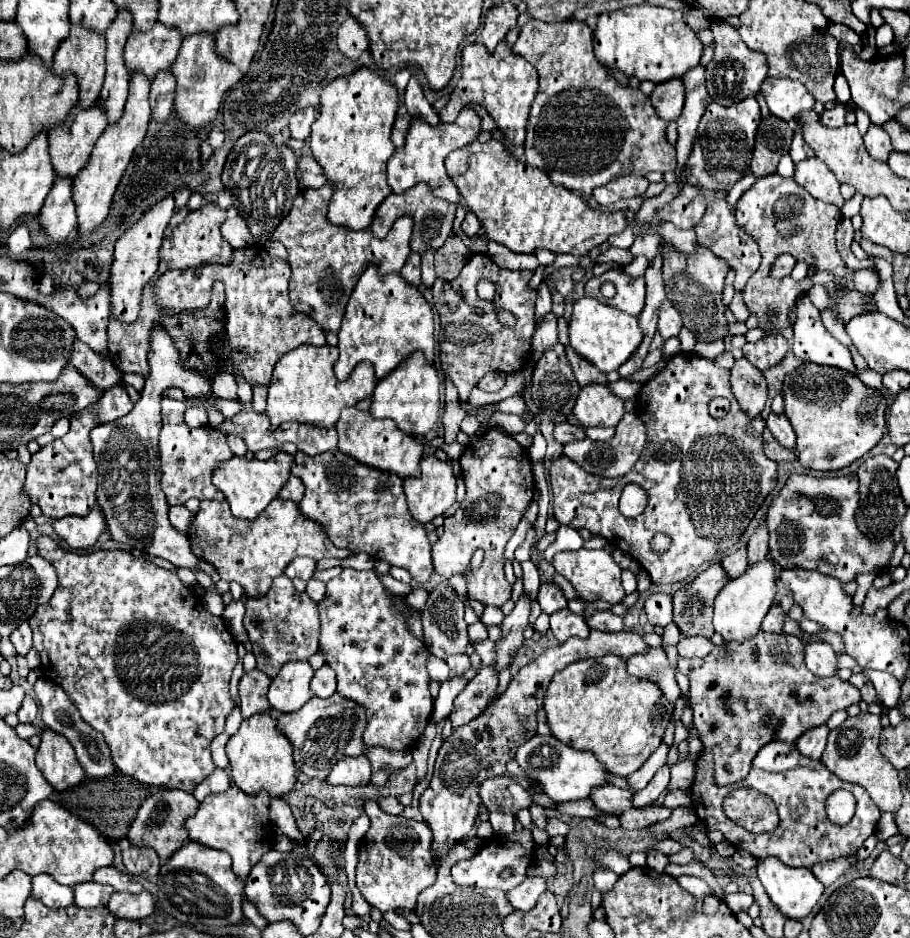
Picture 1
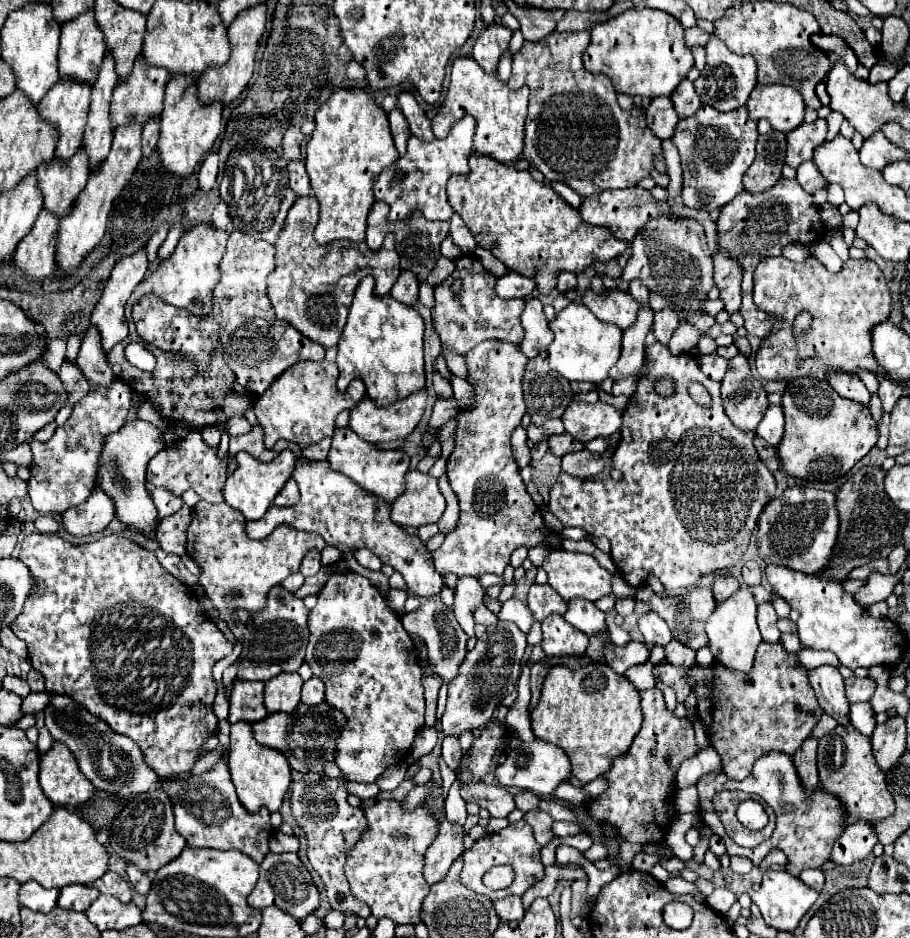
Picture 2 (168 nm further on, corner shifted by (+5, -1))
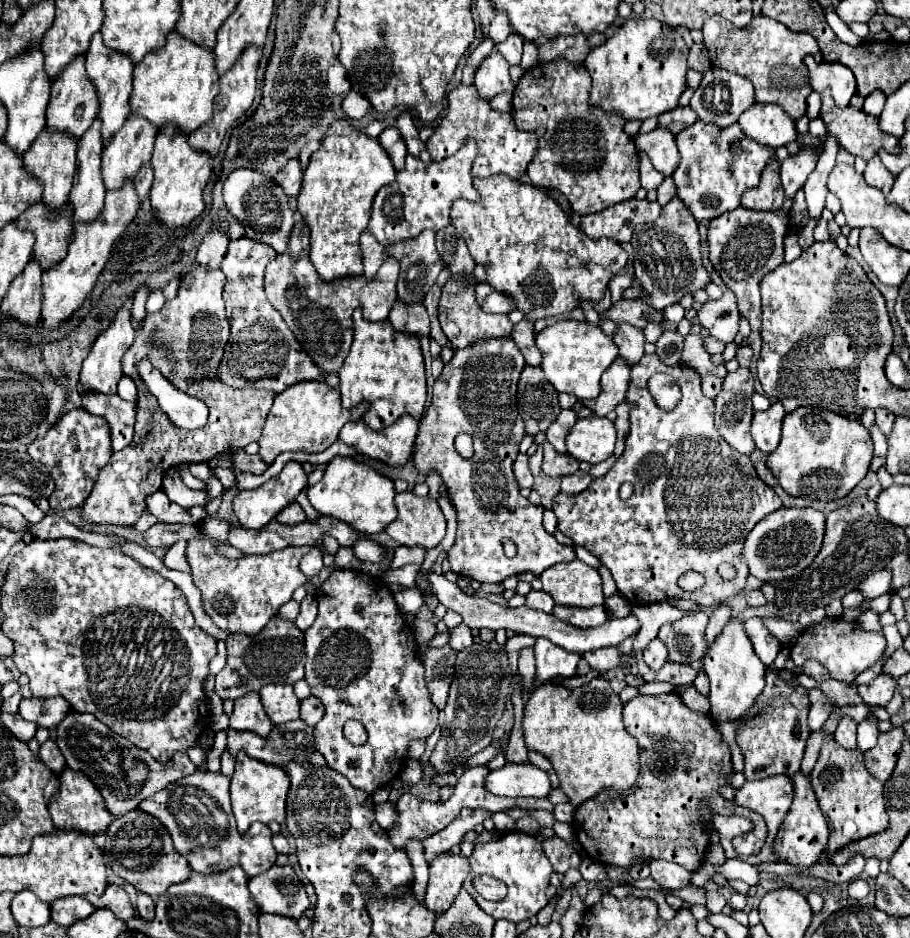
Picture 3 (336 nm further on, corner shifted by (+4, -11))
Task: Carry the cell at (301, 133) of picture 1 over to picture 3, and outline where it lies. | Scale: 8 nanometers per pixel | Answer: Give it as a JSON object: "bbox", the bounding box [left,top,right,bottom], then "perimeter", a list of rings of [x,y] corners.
{"bbox":[279,160,303,198],"perimeter":[[[289,160],[287,166],[283,168],[283,180],[279,180],[279,186],[289,198],[293,198],[301,188],[301,178],[303,178],[303,170],[299,166],[299,160]]]}

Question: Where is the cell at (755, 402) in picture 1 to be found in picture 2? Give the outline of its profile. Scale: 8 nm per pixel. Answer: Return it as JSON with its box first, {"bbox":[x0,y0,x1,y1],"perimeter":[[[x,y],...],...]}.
{"bbox":[722,354,768,430],"perimeter":[[[738,354],[728,362],[728,372],[722,380],[722,402],[728,418],[740,430],[756,430],[768,410],[766,390],[750,372],[746,356]]]}

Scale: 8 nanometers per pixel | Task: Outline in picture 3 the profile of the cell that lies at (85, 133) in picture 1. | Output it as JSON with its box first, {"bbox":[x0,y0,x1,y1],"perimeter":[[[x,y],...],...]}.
{"bbox":[17,202,73,270],"perimeter":[[[39,202],[31,208],[27,208],[17,218],[17,228],[29,230],[35,234],[33,254],[31,260],[37,260],[37,264],[43,266],[43,270],[53,268],[53,264],[59,264],[65,258],[67,252],[67,236],[73,228],[71,224],[71,212],[69,204],[49,220],[49,210]]]}

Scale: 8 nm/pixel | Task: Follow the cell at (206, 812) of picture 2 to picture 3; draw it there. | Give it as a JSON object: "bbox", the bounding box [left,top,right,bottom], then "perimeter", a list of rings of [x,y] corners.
{"bbox":[137,770,277,878],"perimeter":[[[197,770],[169,784],[161,792],[155,792],[151,798],[141,800],[137,810],[151,814],[165,824],[177,852],[181,852],[189,866],[199,874],[217,874],[229,870],[231,866],[241,866],[245,874],[253,878],[269,870],[277,860],[277,852],[271,844],[271,830],[265,824],[253,822],[243,836],[237,832],[229,800],[229,778],[221,772],[213,774]]]}

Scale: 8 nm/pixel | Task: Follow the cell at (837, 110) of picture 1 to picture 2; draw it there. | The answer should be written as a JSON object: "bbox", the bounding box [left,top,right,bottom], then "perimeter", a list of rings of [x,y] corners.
{"bbox":[786,118,828,168],"perimeter":[[[818,118],[812,124],[800,124],[796,130],[788,132],[788,150],[786,150],[786,164],[798,168],[802,162],[812,160],[814,148],[824,142],[828,134],[828,122]]]}

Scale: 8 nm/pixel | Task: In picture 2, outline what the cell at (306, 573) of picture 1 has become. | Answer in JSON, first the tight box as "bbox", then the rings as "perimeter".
{"bbox":[300,552,320,576],"perimeter":[[[308,552],[300,564],[302,576],[314,576],[320,570],[320,552]]]}

